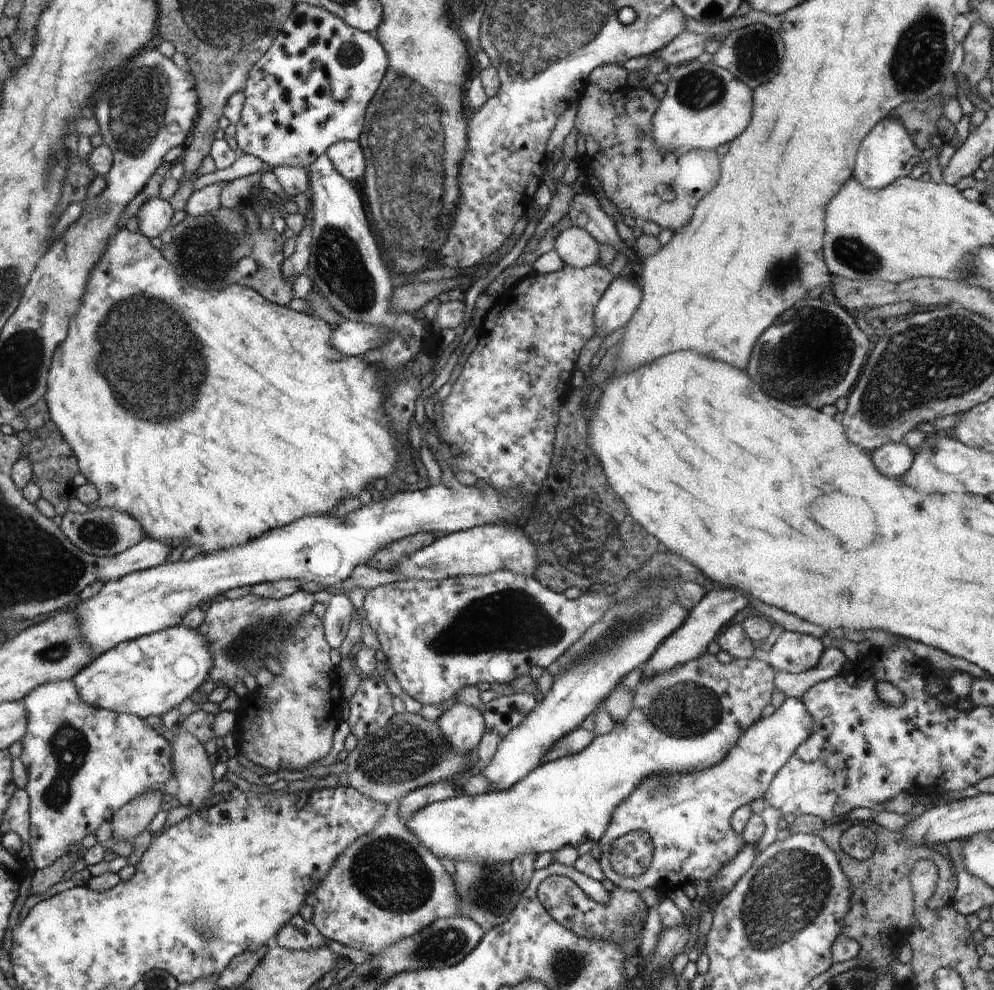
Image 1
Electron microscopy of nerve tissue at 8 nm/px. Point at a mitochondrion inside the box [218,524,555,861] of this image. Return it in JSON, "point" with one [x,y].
{"point":[402,752]}

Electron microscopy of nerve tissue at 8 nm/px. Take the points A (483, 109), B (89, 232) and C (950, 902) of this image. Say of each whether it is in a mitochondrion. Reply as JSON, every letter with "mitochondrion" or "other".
{"A":"other","B":"other","C":"other"}

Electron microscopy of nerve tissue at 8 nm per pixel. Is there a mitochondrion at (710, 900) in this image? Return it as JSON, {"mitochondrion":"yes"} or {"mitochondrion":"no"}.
{"mitochondrion":"no"}

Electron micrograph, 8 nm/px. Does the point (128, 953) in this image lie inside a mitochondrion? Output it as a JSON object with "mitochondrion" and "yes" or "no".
{"mitochondrion":"no"}

